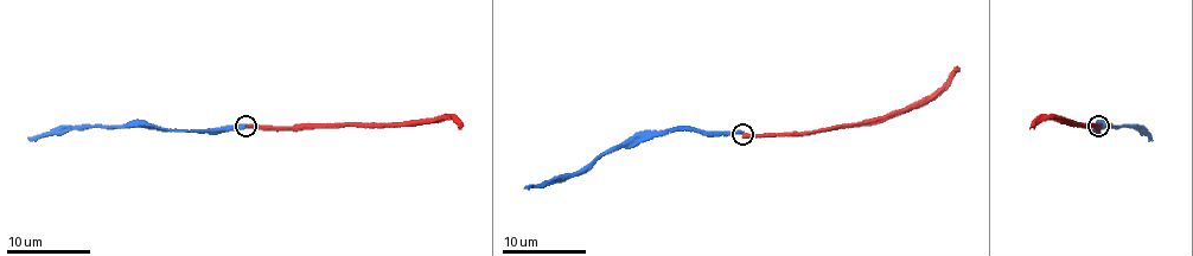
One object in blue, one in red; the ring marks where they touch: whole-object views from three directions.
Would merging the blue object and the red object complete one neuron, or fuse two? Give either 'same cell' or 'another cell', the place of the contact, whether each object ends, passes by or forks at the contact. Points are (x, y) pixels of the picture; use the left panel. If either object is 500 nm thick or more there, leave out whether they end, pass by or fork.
another cell; at (246, 126); blue ends there; red ends there

